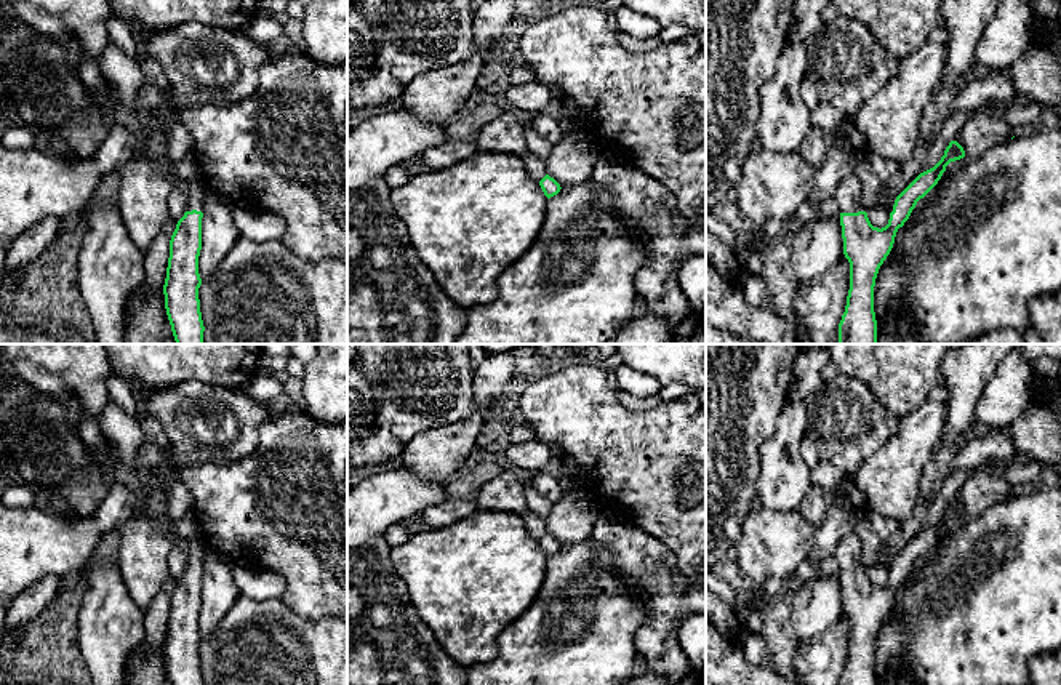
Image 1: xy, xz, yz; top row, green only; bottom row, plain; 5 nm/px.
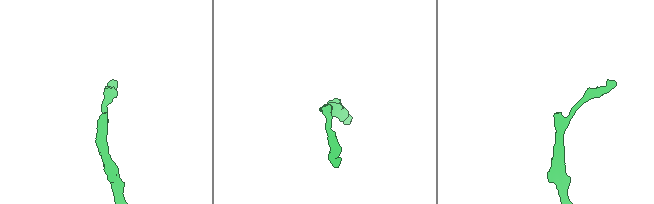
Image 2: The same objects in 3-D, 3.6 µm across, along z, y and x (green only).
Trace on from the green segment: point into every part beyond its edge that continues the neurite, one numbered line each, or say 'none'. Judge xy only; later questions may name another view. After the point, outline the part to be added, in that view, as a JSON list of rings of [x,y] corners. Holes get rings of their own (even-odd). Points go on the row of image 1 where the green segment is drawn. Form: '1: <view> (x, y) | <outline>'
1: xy (124, 72) | [[[109,42],[98,64],[102,77],[110,85],[122,117],[136,128],[149,162],[170,178],[173,189],[181,189],[187,194],[187,211],[202,211],[202,200],[208,192],[206,186],[202,179],[187,181],[178,174],[174,162],[168,157],[166,142],[158,131],[155,115],[139,114],[138,93],[142,88],[144,75],[138,58],[128,56],[115,43]]]

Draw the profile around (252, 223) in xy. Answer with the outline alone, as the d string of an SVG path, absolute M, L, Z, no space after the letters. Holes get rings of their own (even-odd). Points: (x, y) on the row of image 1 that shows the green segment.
M235 205L234 224L240 237L253 242L280 240L285 230L280 216L256 206Z

